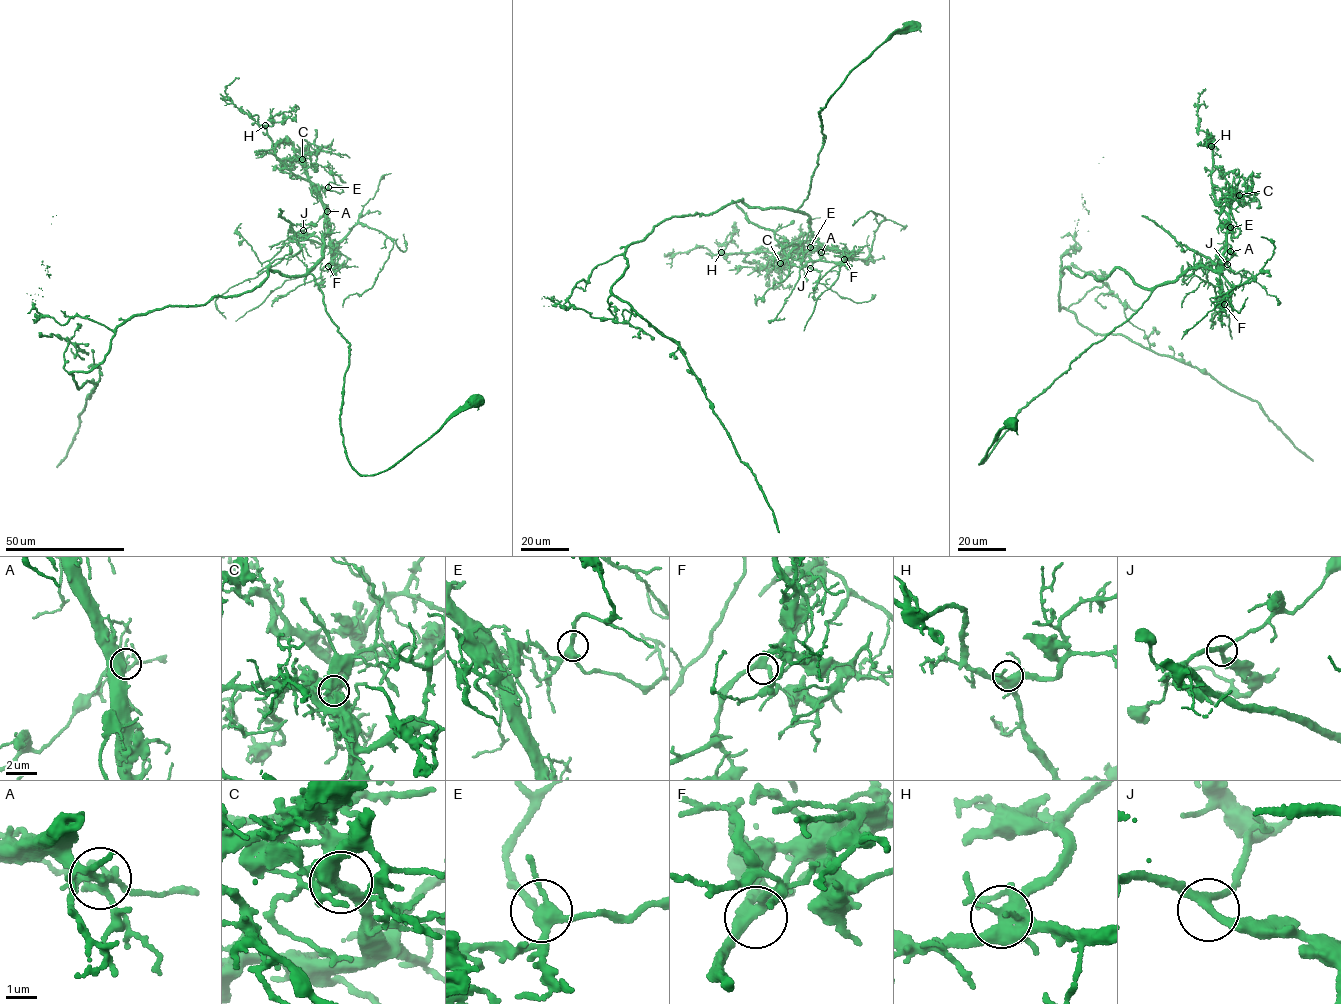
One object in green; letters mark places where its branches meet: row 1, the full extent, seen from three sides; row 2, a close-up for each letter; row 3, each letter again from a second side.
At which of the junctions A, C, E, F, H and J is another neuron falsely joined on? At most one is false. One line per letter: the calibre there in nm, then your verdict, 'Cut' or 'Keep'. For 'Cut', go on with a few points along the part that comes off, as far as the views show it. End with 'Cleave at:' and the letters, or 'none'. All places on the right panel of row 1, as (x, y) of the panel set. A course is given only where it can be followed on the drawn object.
A: Thickness 280 nm. Cut. Course of the part to remove: (1230, 251), (1228, 263), (1215, 264), (1230, 284), (1236, 288), (1255, 278), (1228, 291), (1181, 339)
C: Thickness 400 nm. Keep
E: Thickness 300 nm. Keep
F: Thickness 320 nm. Keep
H: Thickness 440 nm. Keep
J: Thickness 240 nm. Keep
Cleave at: A

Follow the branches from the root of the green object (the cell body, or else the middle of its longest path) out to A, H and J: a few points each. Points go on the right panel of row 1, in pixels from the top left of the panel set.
A: (1012, 422), (1003, 426), (979, 464), (1019, 410), (1127, 321), (1155, 288), (1193, 268), (1216, 270), (1230, 251)
H: (1012, 422), (979, 464), (1019, 410), (1155, 288), (1193, 268), (1219, 268), (1228, 218), (1211, 187), (1211, 146)
J: (1012, 422), (1003, 426), (979, 464), (1019, 410), (1127, 321), (1155, 288), (1201, 264), (1227, 264)

